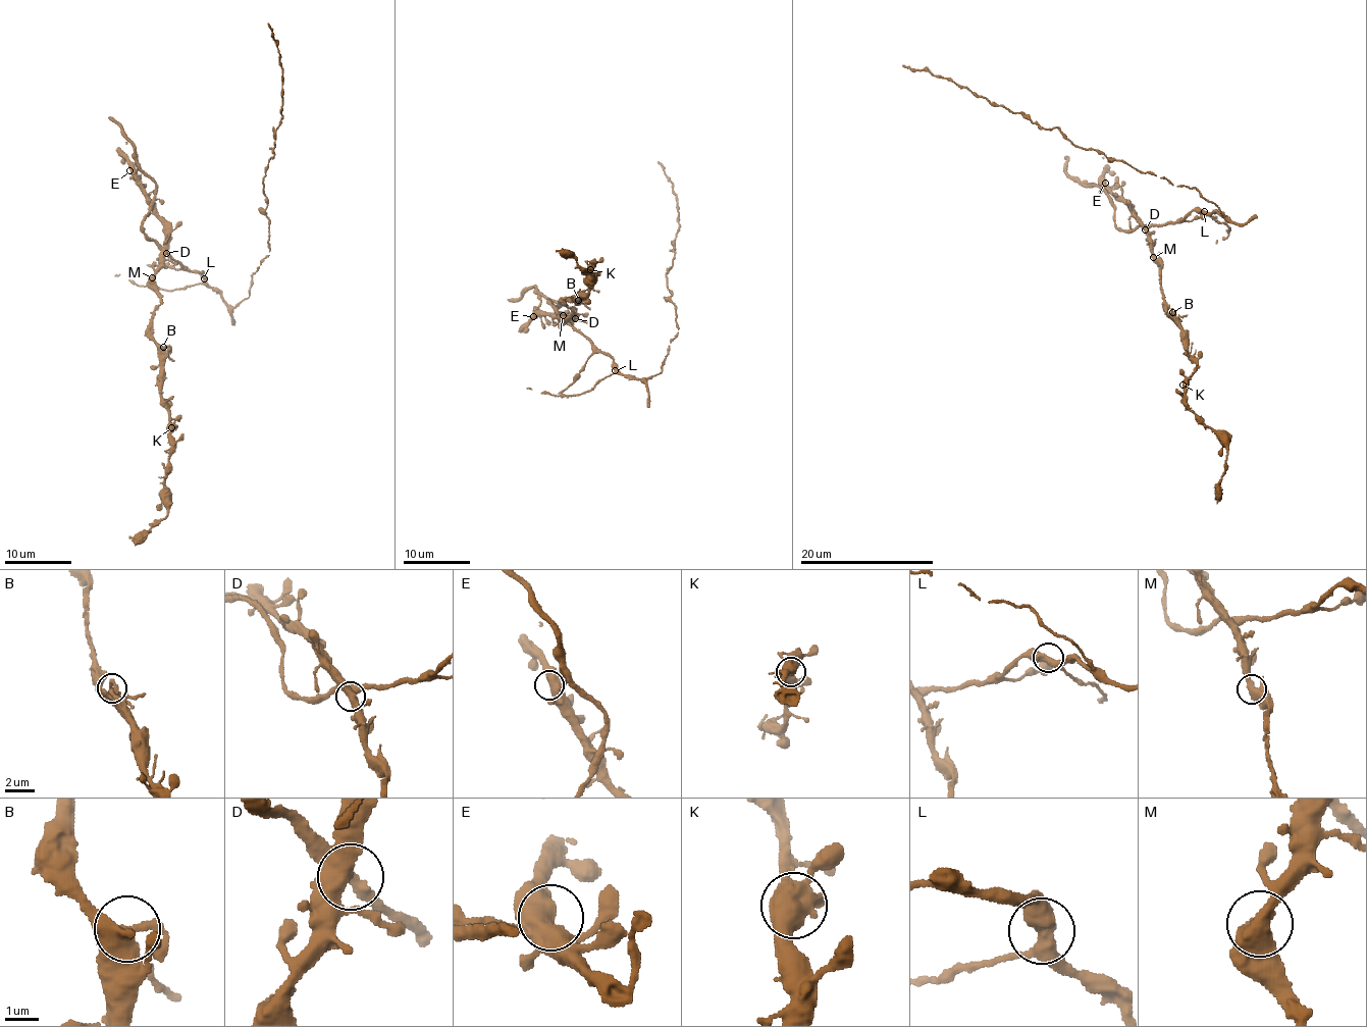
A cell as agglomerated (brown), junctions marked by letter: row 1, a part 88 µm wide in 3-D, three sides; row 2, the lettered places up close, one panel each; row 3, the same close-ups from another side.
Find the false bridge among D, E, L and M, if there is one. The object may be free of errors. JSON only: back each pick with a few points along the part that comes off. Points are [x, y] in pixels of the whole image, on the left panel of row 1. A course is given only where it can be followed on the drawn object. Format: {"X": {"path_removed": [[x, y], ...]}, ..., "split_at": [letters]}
{"split_at": []}

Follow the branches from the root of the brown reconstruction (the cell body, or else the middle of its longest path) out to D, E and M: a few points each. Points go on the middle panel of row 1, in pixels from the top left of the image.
D: (619, 370), (612, 359), (572, 323), (575, 318)
E: (619, 370), (612, 359), (572, 324), (573, 318), (560, 319), (547, 314), (533, 316)
M: (619, 370), (612, 359), (572, 323), (569, 314), (563, 315)

